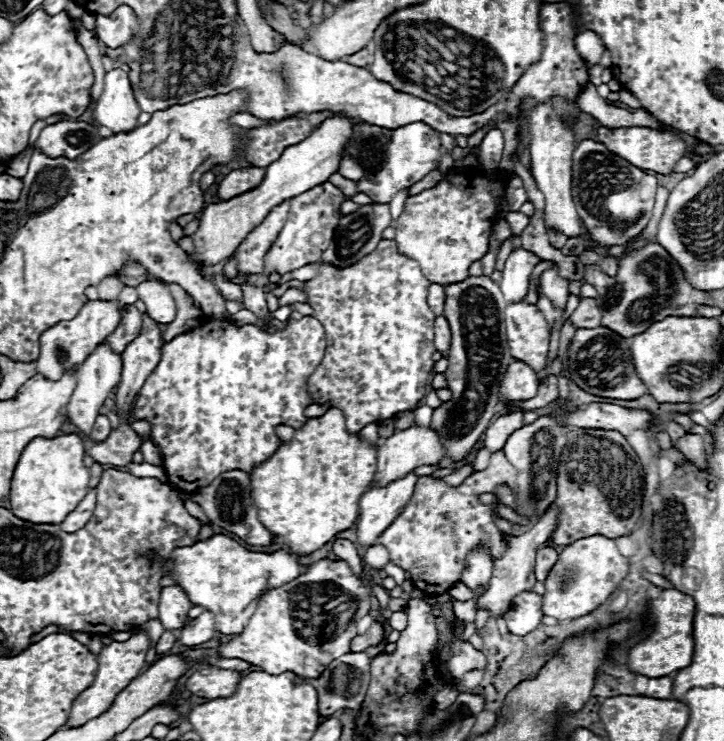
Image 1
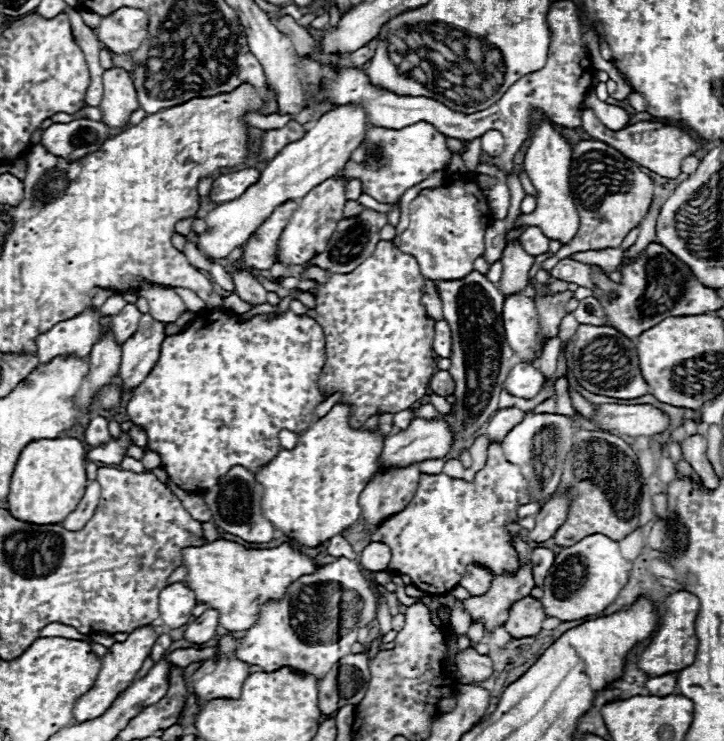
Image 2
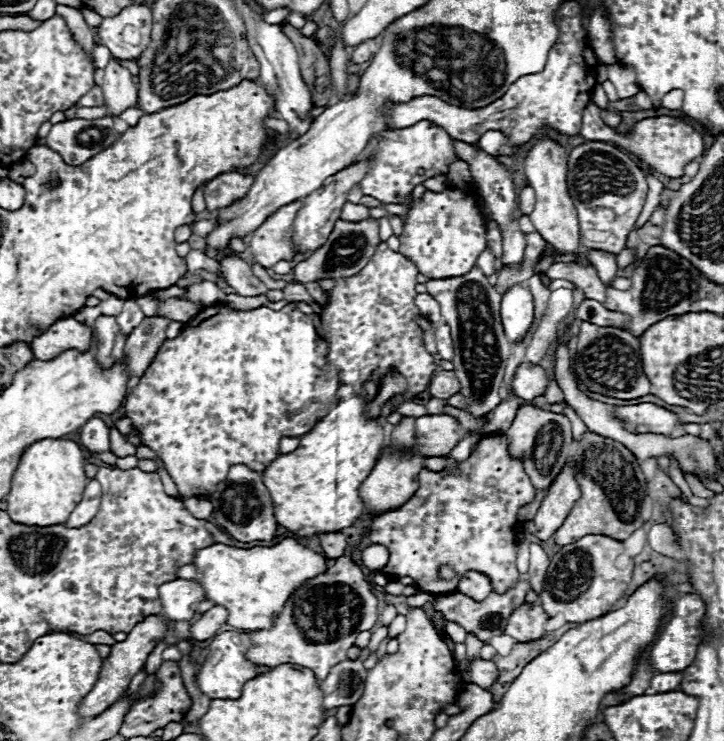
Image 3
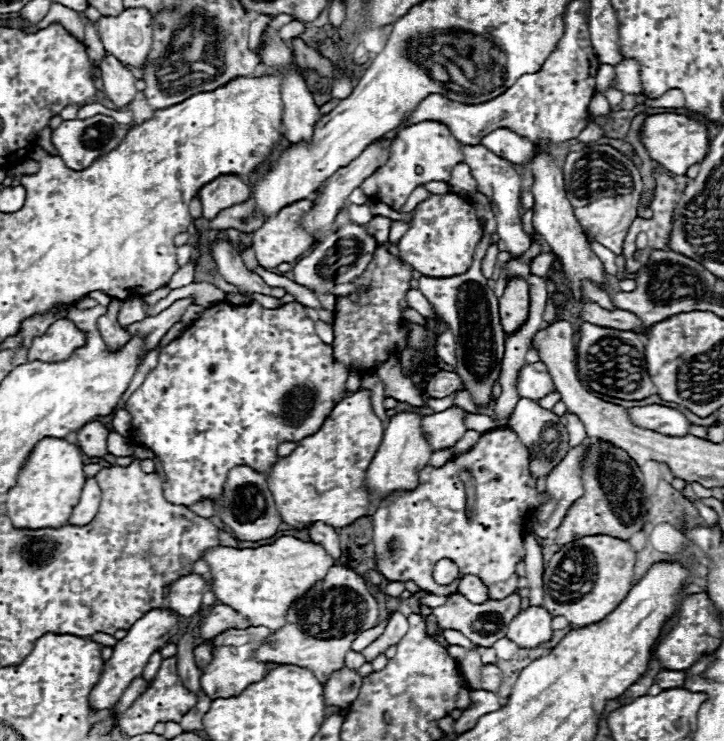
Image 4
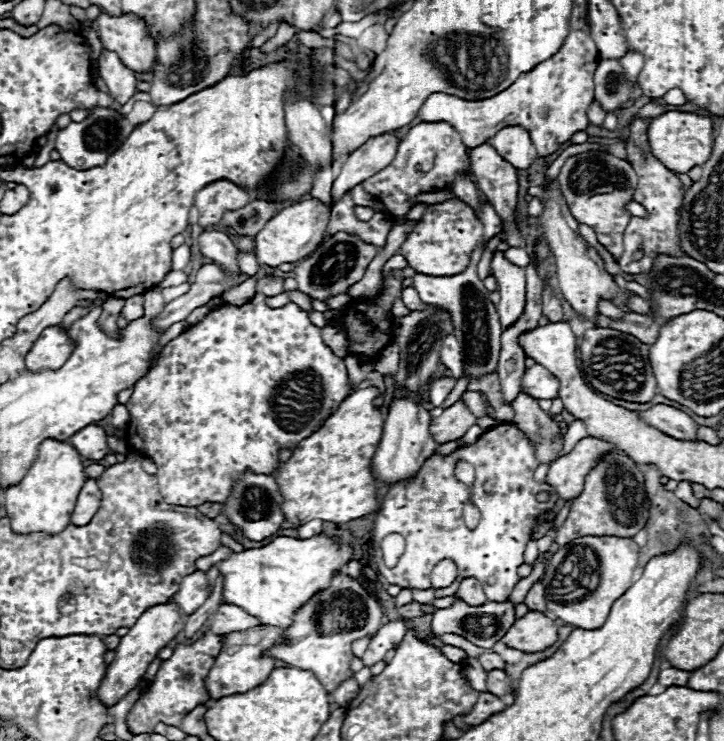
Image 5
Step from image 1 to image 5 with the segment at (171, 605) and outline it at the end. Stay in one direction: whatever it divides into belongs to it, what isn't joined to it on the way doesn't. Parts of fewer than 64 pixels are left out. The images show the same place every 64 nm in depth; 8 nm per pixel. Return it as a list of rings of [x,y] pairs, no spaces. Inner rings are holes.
[[[194,572],[180,584],[180,590],[172,596],[172,602],[178,604],[178,608],[184,614],[194,614],[208,598],[208,578],[206,572]]]

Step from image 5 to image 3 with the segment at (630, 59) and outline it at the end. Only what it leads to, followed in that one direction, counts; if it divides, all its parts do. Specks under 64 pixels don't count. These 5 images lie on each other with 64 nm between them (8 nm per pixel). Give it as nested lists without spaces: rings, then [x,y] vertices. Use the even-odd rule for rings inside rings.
[[[608,64],[606,68],[608,68],[608,80],[616,86],[618,98],[630,98],[640,92],[632,68],[624,68],[620,64]]]

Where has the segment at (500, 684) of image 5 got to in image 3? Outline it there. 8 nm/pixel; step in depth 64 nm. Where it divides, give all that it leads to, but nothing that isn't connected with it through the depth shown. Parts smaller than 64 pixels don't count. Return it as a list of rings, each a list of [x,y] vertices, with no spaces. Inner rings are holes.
[[[478,658],[466,670],[460,670],[460,678],[462,678],[462,682],[474,682],[482,688],[488,688],[498,678],[498,670],[492,660]]]

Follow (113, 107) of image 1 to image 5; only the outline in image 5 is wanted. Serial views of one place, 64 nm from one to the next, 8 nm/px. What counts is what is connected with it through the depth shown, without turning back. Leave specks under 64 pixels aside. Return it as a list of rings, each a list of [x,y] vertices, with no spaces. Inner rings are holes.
[[[102,50],[102,56],[98,60],[98,70],[100,70],[104,84],[108,86],[110,96],[118,104],[126,104],[136,94],[138,80],[134,76],[134,72],[130,68],[126,68],[114,52]]]

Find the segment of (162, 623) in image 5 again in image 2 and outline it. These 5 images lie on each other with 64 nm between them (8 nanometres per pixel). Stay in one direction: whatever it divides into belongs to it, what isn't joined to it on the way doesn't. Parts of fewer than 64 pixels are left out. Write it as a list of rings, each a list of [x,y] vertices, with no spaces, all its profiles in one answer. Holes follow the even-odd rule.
[[[148,624],[148,626],[136,628],[134,632],[130,632],[130,634],[128,634],[128,640],[116,642],[116,644],[112,644],[112,646],[108,648],[106,656],[100,658],[100,660],[102,660],[102,662],[100,662],[100,672],[98,672],[98,678],[96,678],[94,686],[74,702],[72,716],[74,716],[74,720],[76,720],[78,724],[102,716],[102,714],[112,706],[112,702],[116,700],[116,696],[118,696],[120,692],[124,692],[124,690],[132,684],[132,680],[136,678],[136,672],[142,668],[142,662],[144,662],[146,656],[150,654],[150,650],[152,650],[156,638],[158,638],[158,634],[156,634],[156,632],[152,630],[152,626]]]

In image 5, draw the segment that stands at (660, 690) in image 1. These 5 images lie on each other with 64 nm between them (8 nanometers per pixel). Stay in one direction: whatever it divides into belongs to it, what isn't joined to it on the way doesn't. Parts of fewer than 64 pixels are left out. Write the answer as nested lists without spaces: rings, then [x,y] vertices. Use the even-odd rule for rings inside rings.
[[[664,668],[660,674],[658,674],[658,684],[662,686],[686,686],[690,678],[690,672],[686,670],[678,670],[678,668]]]

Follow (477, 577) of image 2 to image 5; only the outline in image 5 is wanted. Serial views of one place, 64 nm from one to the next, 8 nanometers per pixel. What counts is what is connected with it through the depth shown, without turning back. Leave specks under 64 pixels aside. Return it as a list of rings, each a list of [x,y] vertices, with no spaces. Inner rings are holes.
[[[464,578],[458,586],[456,596],[462,598],[464,602],[468,602],[470,606],[482,606],[486,602],[486,594],[476,578]]]

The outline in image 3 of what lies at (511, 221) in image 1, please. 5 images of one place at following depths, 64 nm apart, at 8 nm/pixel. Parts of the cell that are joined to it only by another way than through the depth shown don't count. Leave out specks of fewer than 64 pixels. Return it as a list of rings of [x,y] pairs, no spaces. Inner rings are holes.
[[[542,136],[540,140],[534,142],[534,146],[528,150],[524,158],[524,172],[530,182],[530,186],[536,192],[536,206],[534,212],[530,214],[530,220],[540,232],[540,236],[556,248],[556,252],[564,254],[584,254],[588,252],[580,244],[580,224],[578,224],[578,214],[572,204],[572,198],[568,194],[568,184],[566,184],[566,172],[568,172],[568,152],[564,146],[560,146],[554,138]]]

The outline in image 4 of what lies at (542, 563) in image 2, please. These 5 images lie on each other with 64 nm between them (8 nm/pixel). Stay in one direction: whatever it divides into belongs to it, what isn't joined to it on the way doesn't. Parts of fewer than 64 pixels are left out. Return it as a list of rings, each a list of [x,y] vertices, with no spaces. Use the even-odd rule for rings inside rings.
[[[526,536],[524,540],[526,546],[526,580],[530,588],[530,604],[540,606],[544,598],[544,584],[542,584],[542,574],[544,574],[544,554],[536,538]]]

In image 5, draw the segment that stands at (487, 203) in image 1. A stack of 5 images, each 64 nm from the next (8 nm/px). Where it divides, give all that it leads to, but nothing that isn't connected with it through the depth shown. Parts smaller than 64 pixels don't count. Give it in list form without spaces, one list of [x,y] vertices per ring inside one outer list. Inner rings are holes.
[[[458,198],[442,204],[428,204],[424,216],[416,220],[414,230],[400,246],[400,254],[408,260],[408,266],[428,276],[452,276],[466,270],[472,250],[482,240],[482,222],[476,220],[474,210]]]

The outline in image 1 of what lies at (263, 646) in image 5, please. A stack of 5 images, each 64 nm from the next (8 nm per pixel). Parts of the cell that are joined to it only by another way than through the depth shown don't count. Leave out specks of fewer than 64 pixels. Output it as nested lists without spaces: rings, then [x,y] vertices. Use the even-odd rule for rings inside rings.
[[[200,666],[192,672],[192,676],[186,678],[184,688],[200,698],[226,698],[232,696],[236,690],[236,684],[240,680],[240,672],[212,668],[212,666]]]

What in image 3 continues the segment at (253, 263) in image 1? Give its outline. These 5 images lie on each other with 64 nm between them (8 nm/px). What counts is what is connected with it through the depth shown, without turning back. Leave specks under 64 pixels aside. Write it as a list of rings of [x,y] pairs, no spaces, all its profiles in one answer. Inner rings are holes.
[[[290,202],[276,210],[258,230],[252,232],[248,242],[248,252],[252,254],[250,260],[260,264],[262,268],[272,268],[280,260],[292,260],[292,248],[286,240],[286,232],[292,226],[300,202]]]

